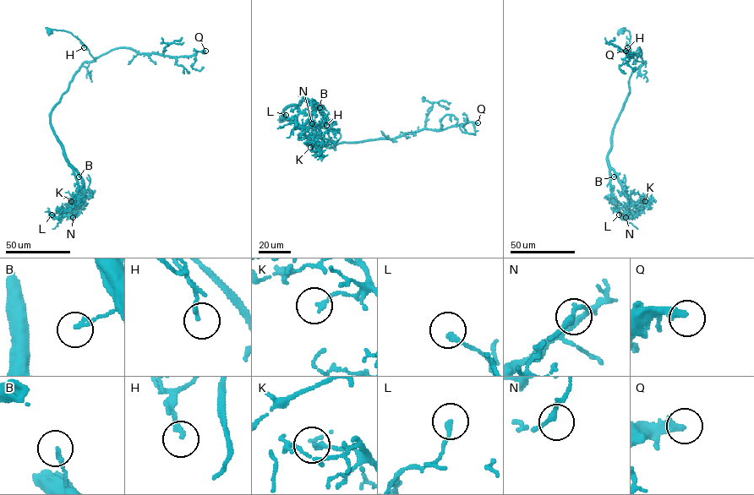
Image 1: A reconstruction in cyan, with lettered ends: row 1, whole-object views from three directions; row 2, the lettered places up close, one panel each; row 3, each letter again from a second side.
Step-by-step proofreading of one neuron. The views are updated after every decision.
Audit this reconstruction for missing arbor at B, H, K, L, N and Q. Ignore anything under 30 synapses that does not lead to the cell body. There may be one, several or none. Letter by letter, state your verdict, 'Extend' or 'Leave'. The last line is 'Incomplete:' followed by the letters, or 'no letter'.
B: Leave
H: Leave
K: Leave
L: Leave
N: Leave
Q: Extend
Incomplete: Q

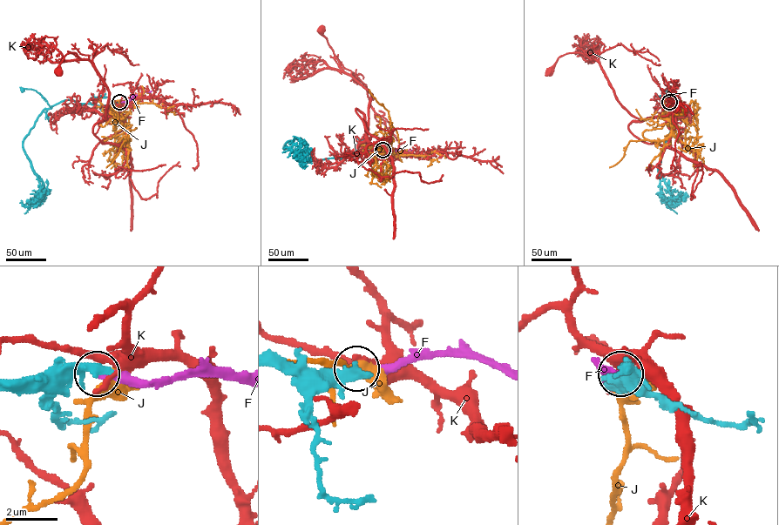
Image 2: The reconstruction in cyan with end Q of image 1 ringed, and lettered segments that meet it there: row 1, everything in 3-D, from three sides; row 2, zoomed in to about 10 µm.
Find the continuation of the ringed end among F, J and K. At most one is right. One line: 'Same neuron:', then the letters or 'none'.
Same neuron: F

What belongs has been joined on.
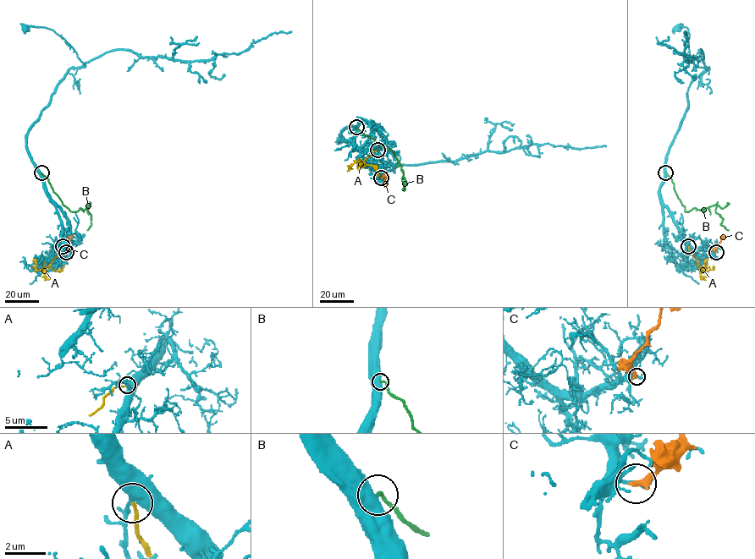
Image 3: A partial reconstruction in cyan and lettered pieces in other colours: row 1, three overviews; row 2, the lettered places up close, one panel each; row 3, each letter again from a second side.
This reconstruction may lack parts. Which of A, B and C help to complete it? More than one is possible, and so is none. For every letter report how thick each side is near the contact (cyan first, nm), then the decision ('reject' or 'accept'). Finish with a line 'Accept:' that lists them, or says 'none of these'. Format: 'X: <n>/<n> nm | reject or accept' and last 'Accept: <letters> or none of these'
A: 480/140 nm | reject
B: 800/190 nm | reject
C: 170/360 nm | reject
Accept: none of these

